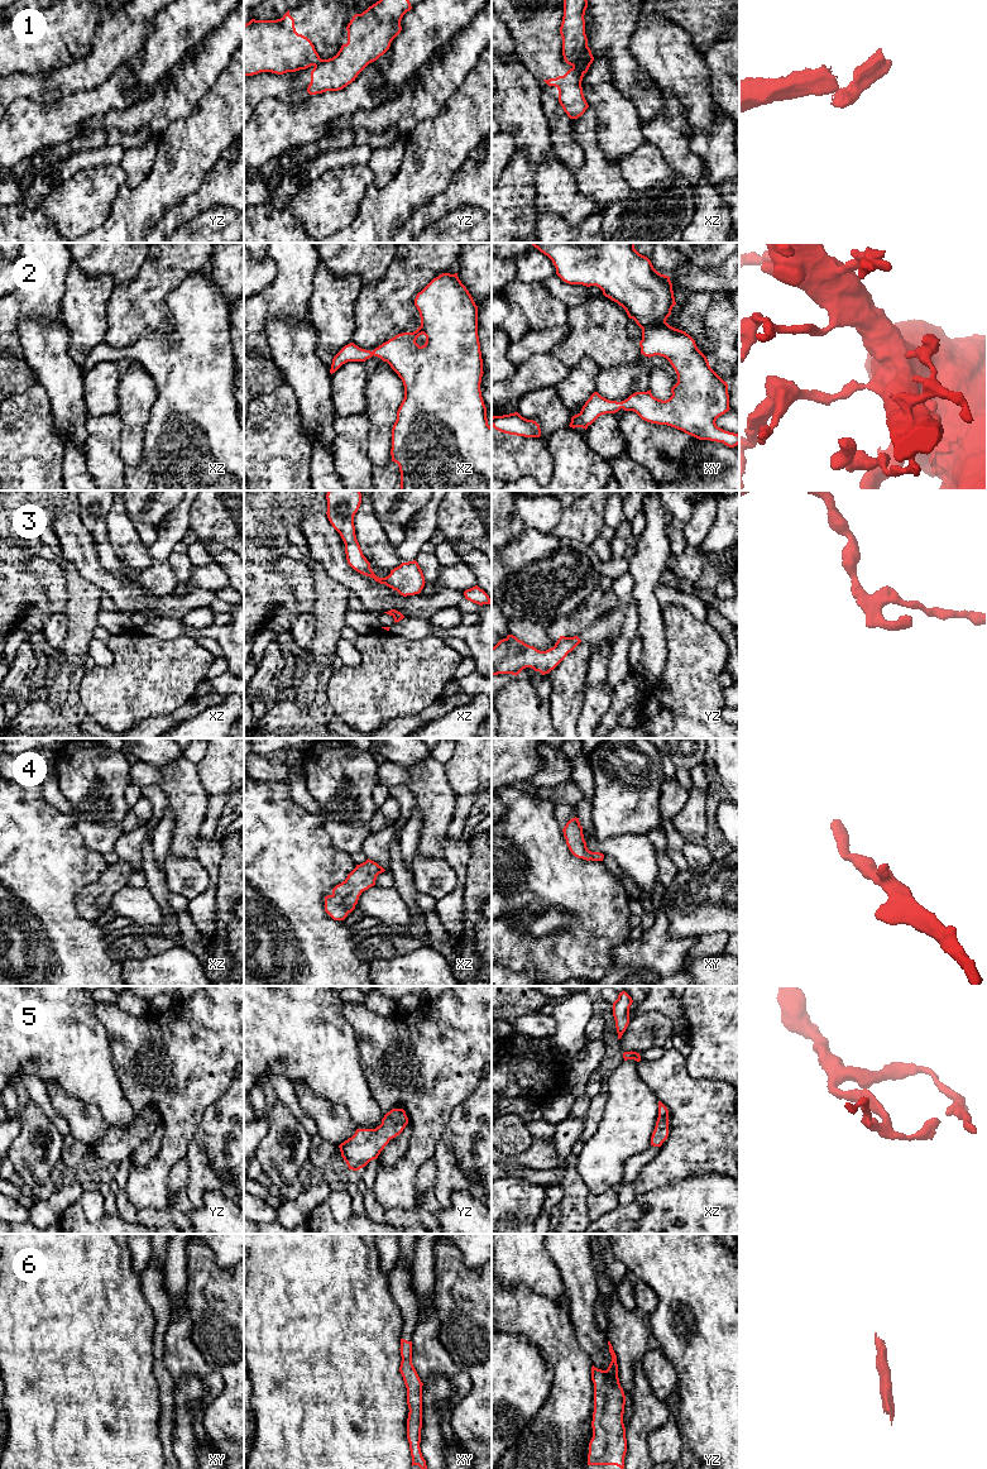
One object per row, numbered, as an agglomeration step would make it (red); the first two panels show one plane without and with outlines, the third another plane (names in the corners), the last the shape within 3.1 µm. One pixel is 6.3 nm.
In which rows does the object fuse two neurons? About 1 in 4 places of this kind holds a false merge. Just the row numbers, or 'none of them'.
1

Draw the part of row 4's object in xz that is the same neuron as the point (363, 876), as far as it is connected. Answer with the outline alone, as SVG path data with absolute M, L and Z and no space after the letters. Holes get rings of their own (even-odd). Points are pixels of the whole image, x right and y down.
M372 860L356 865L348 877L325 896L325 911L334 920L344 920L355 909L363 891L375 885L377 876L385 870Z

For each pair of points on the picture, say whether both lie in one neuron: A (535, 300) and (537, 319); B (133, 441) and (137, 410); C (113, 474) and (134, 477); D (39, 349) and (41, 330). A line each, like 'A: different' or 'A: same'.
A: same
B: same
C: different
D: same

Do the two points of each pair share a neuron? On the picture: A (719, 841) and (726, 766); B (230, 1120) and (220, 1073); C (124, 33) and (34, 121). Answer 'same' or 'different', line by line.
A: same
B: different
C: different

